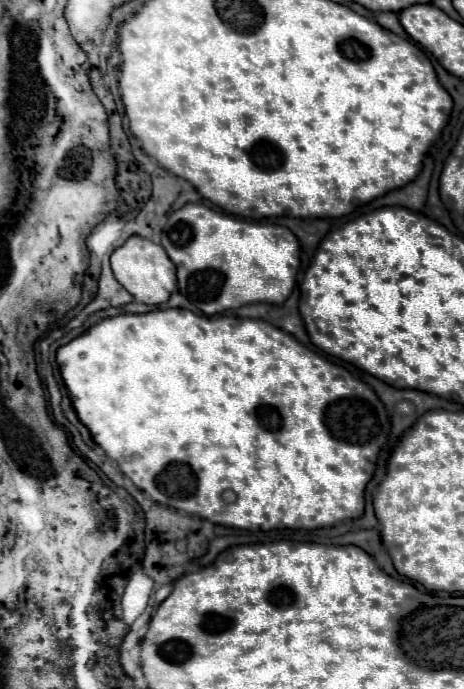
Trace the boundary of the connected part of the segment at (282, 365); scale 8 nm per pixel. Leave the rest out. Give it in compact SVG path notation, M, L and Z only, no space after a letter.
M167 308L167 310L153 310L153 312L147 312L147 314L119 314L119 316L113 316L113 318L105 318L97 322L93 328L89 328L85 334L77 336L75 340L71 340L69 344L61 346L57 350L57 362L59 362L59 368L61 368L61 376L63 376L63 382L71 394L71 400L73 400L73 408L79 416L79 420L89 428L93 440L105 450L105 454L109 458L113 458L121 472L125 476L131 478L131 482L135 486L139 486L143 492L147 492L155 502L159 504L165 504L165 506L171 506L171 508L177 508L177 510L185 510L187 514L197 514L205 520L211 520L215 524L223 524L223 526L231 526L231 528L243 528L243 530L275 530L275 528L305 528L305 530L313 530L313 528L325 528L325 526L335 526L337 522L341 520L355 520L355 518L361 518L363 516L363 508L365 508L365 486L367 482L373 478L375 474L375 462L377 462L377 456L379 456L379 450L381 446L387 442L387 434L391 432L391 418L389 418L389 412L385 408L385 404L379 400L379 396L373 392L371 386L367 386L365 382L353 378L345 368L325 360L323 356L319 356L317 352L309 350L307 346L303 346L301 342L297 342L291 334L271 326L269 322L265 320L243 320L234 315L219 314L215 316L206 316L202 314L193 314L191 310L181 310L181 308Z

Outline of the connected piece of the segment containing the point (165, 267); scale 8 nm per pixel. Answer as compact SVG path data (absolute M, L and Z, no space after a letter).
M131 236L121 248L117 248L111 254L111 266L117 282L135 300L143 304L163 304L177 288L177 270L175 270L175 264L169 260L167 252L161 248L161 244L155 244L139 236Z

